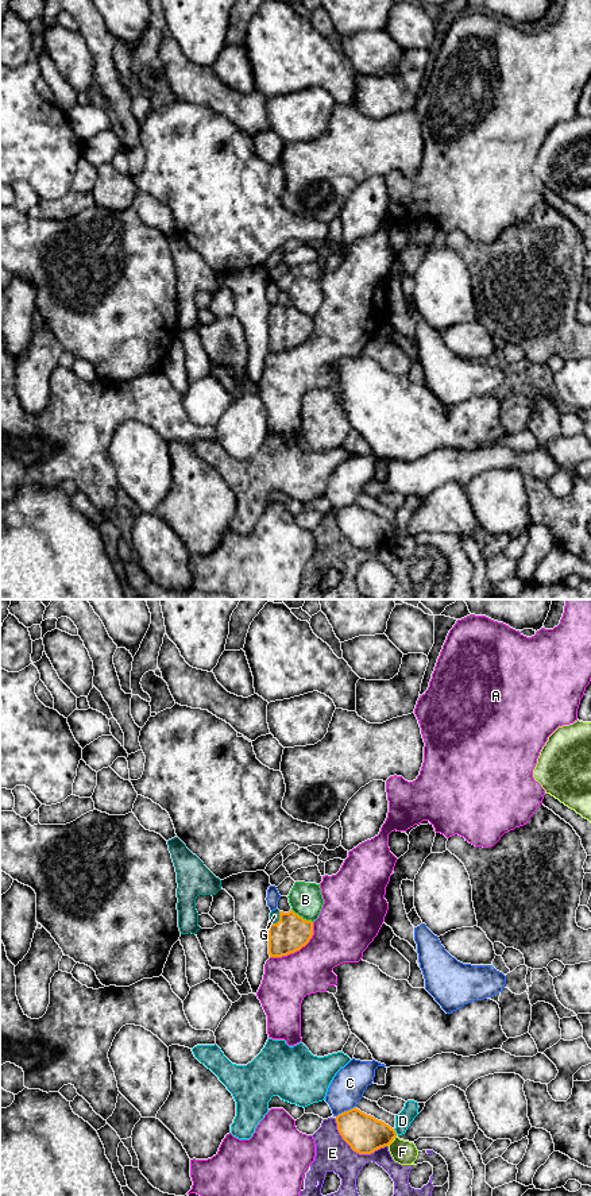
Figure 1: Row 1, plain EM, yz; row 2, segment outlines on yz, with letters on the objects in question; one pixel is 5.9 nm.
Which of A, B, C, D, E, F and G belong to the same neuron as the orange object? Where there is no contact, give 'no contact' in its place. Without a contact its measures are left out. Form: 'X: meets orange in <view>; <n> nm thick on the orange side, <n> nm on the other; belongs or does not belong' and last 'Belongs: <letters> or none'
A: meets orange in yz; 220 nm thick on the orange side, 300 nm on the other; does not belong
B: meets orange in yz; 220 nm thick on the orange side, 190 nm on the other; does not belong
C: meets orange in yz; 220 nm thick on the orange side, 200 nm on the other; does not belong
D: meets orange in yz; 220 nm thick on the orange side, 100 nm on the other; does not belong
E: meets orange in yz; 220 nm thick on the orange side, 200 nm on the other; does not belong
F: meets orange in yz; 220 nm thick on the orange side, 140 nm on the other; does not belong
G: meets orange in yz; 220 nm thick on the orange side, 60 nm on the other; belongs
Belongs: G

